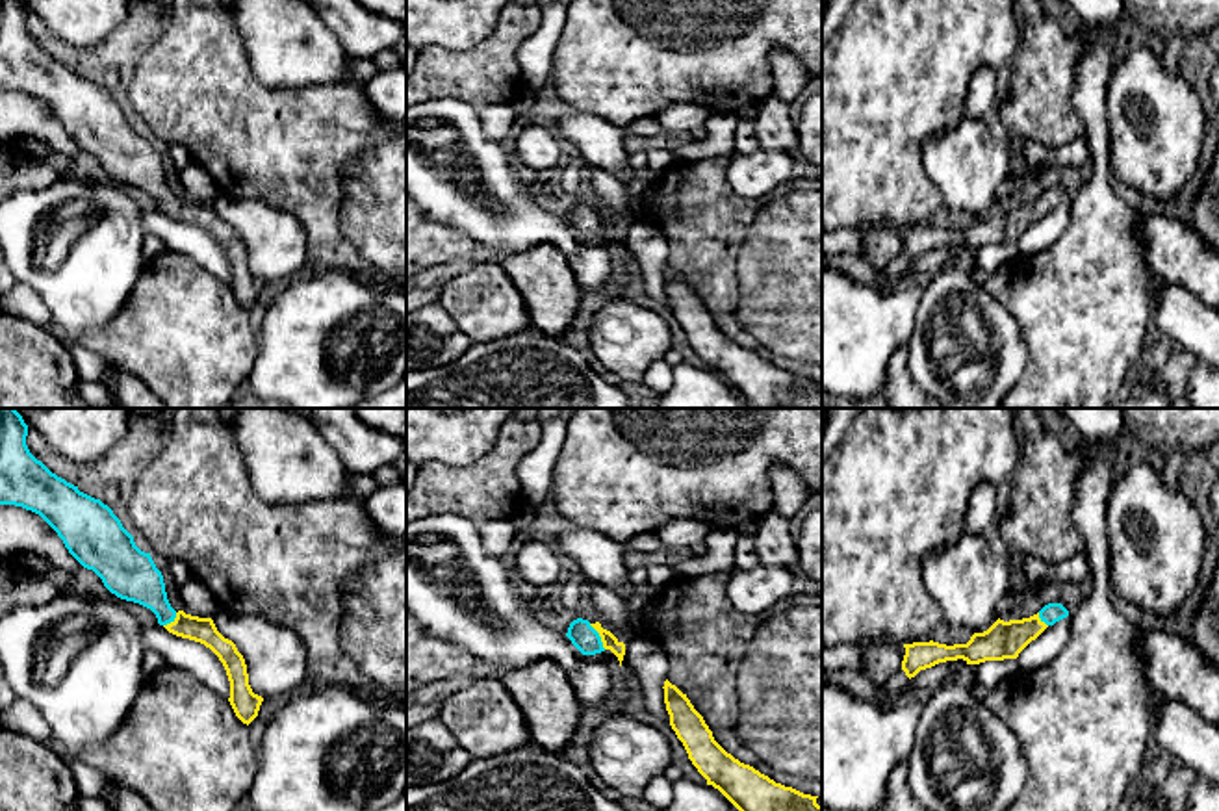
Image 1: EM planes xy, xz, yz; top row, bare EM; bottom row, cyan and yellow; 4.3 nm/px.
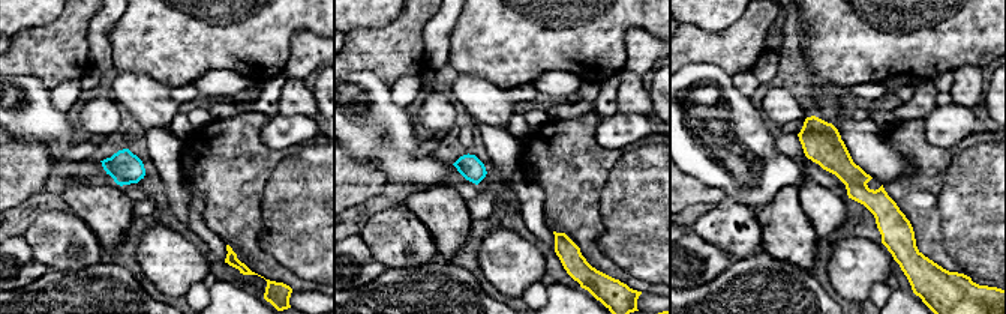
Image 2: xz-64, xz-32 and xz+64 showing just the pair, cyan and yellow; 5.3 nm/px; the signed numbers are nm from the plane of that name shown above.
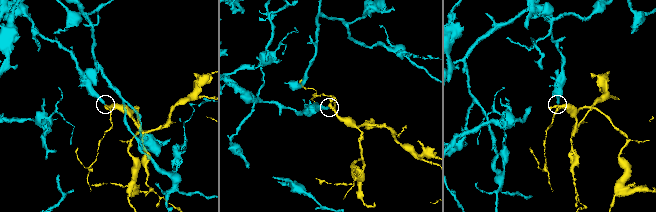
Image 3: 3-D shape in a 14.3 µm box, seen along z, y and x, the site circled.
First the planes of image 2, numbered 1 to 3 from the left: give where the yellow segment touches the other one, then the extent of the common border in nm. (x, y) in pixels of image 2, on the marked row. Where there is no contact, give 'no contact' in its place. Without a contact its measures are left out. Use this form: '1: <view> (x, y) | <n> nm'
1: no contact
2: no contact
3: no contact

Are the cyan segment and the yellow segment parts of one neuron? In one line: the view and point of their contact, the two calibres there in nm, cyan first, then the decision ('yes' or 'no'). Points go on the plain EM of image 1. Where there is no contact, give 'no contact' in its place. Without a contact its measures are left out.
contact xz (600, 221); calibres 110 and 70 nm; yes

